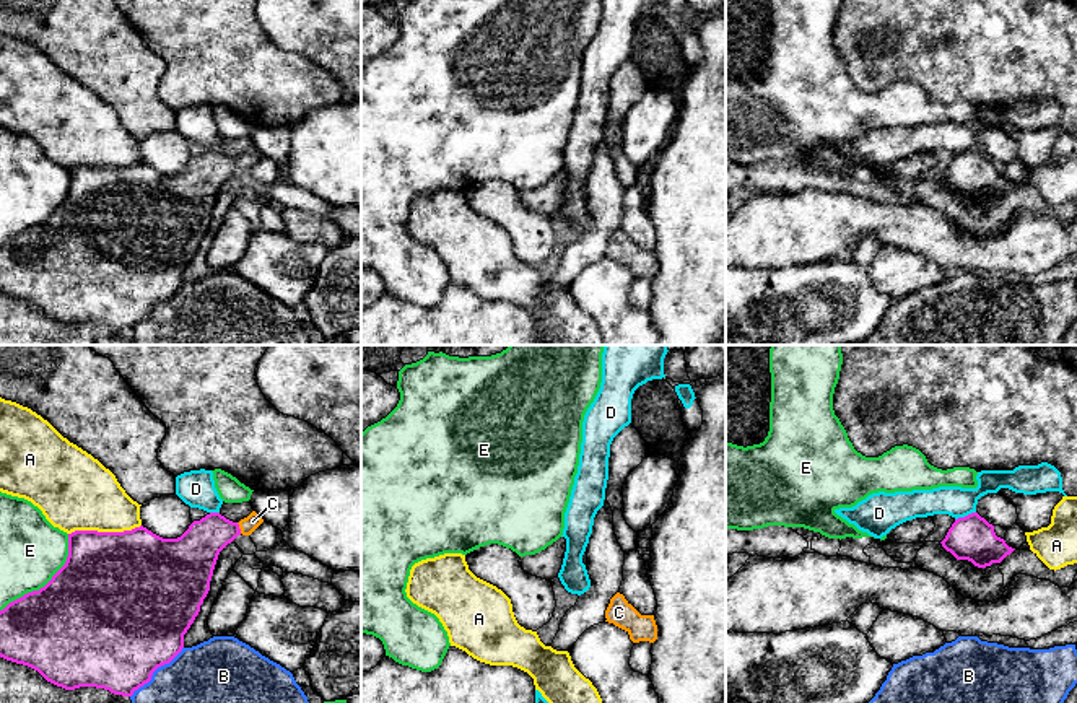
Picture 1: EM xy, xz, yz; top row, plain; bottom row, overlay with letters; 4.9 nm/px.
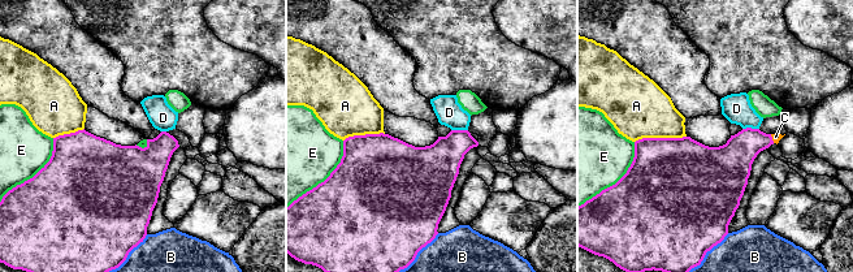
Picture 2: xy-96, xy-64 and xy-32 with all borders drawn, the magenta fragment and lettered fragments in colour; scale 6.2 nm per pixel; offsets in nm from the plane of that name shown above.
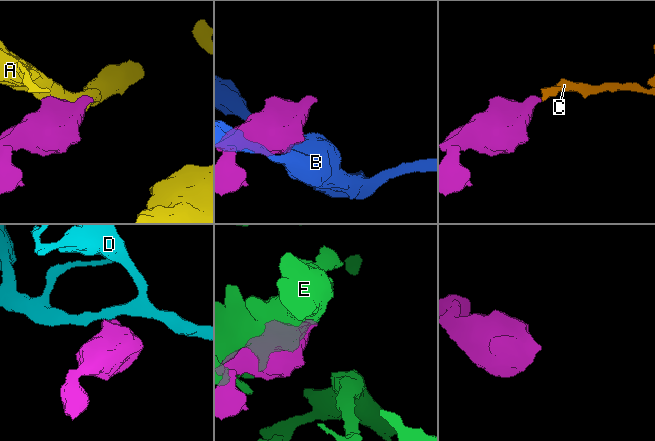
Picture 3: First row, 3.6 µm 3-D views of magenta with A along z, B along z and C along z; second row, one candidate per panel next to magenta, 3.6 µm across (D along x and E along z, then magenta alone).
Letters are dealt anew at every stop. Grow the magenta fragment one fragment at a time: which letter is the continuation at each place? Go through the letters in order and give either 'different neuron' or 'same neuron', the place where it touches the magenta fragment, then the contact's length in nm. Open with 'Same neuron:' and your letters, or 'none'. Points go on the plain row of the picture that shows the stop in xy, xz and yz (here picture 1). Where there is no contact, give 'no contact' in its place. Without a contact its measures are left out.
Same neuron: C
A: different neuron; contact xy (104, 168); length 360 nm
B: different neuron; contact xy (155, 305); length 360 nm
C: same neuron; contact xy (238, 163); length 60 nm
D: different neuron; contact yz (965, 152); length 110 nm
E: different neuron; contact xy (49, 217); length 500 nm

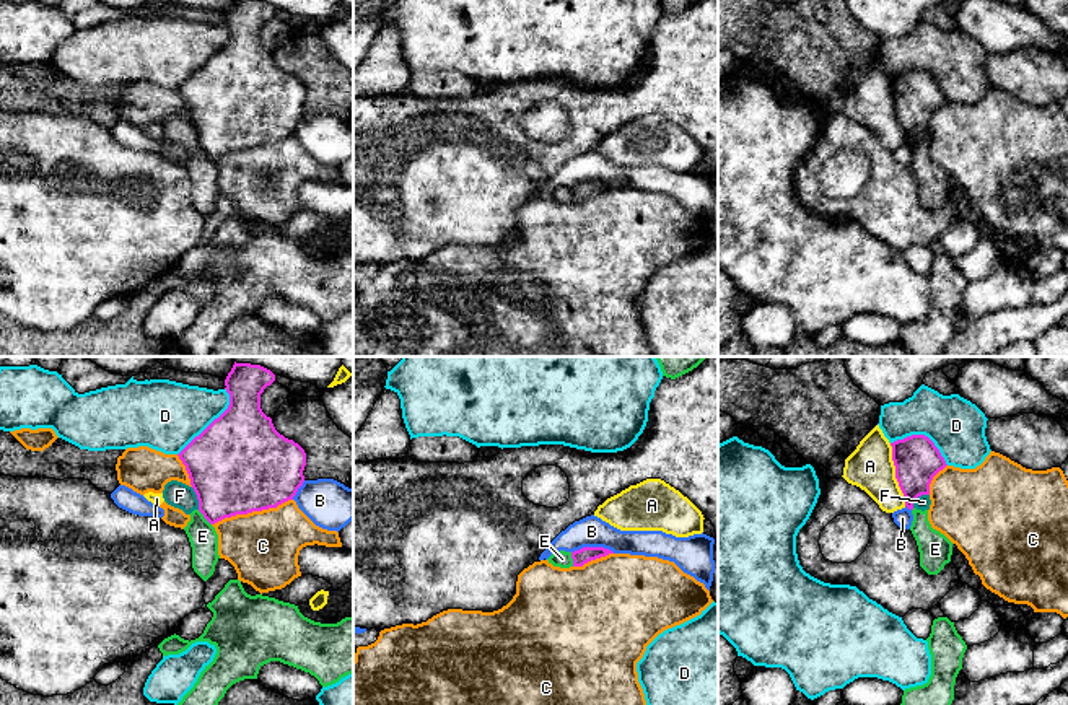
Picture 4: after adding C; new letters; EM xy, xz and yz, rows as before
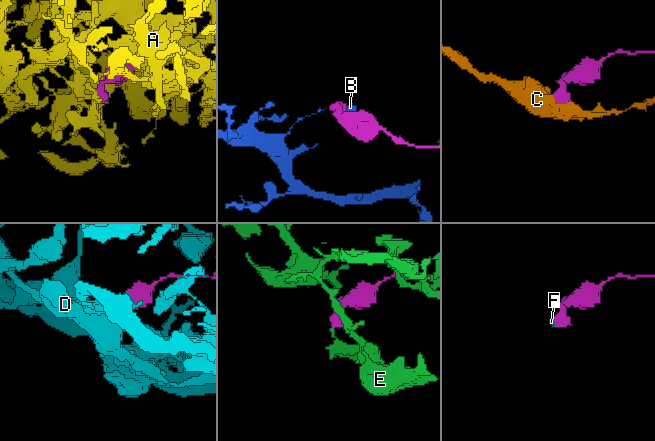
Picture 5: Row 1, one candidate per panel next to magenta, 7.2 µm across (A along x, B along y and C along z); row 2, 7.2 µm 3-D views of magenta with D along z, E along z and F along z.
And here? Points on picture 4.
Same neuron: none
A: different neuron; contact yz (896, 109); length 320 nm
B: different neuron; contact xz (593, 183); length 220 nm
C: different neuron; contact xy (251, 147); length 420 nm
D: different neuron; contact xy (214, 56); length 400 nm
E: different neuron; contact xy (204, 152); length 100 nm
F: different neuron; contact xy (197, 134); length 120 nm

